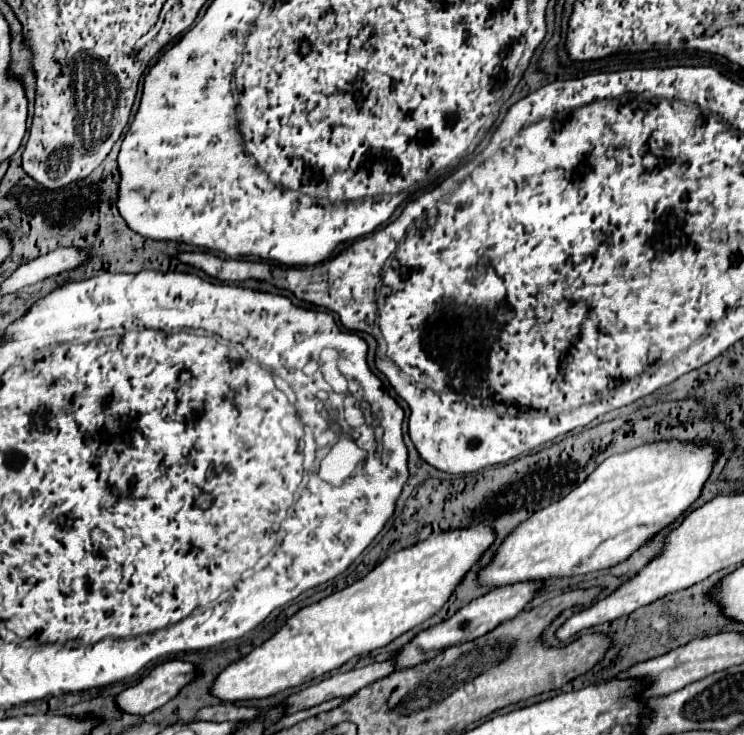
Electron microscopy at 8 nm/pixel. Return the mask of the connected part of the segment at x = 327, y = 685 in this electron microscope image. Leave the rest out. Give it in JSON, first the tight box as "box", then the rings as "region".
{"box":[282,660,396,712],"region":[[[392,660],[380,662],[380,664],[370,664],[364,668],[354,668],[344,674],[336,674],[332,678],[326,678],[318,684],[312,684],[292,696],[288,696],[282,704],[288,704],[288,712],[300,712],[304,708],[312,708],[320,702],[332,700],[332,698],[348,698],[356,694],[360,688],[376,682],[378,678],[384,678],[396,670]]]}

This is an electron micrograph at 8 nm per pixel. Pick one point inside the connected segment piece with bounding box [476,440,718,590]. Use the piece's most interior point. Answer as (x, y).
(630, 497)

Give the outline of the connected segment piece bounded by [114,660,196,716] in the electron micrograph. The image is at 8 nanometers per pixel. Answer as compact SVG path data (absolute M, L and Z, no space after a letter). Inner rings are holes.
M172 660L156 666L142 682L120 692L114 702L126 714L144 716L172 700L196 676L196 668L188 662Z

